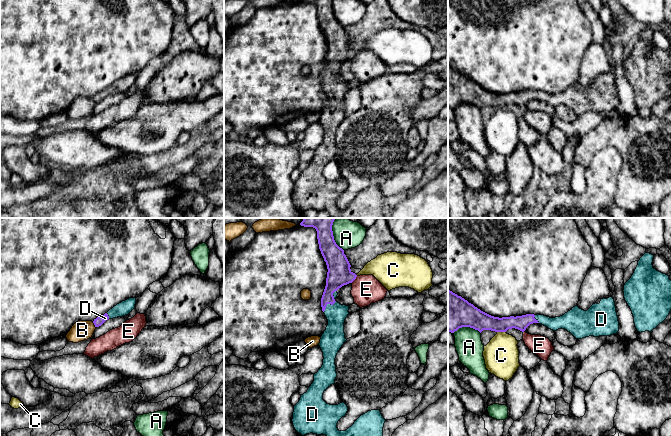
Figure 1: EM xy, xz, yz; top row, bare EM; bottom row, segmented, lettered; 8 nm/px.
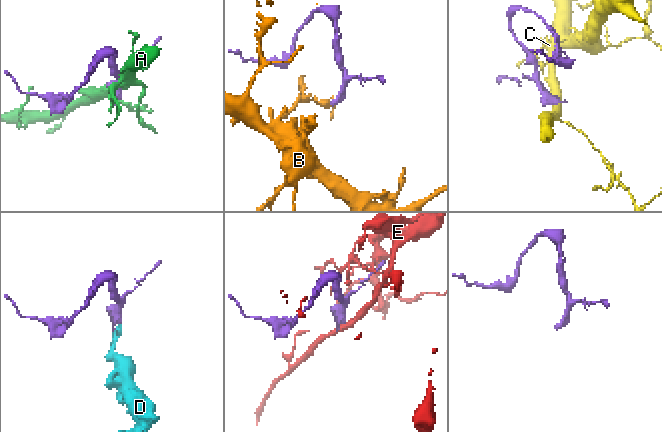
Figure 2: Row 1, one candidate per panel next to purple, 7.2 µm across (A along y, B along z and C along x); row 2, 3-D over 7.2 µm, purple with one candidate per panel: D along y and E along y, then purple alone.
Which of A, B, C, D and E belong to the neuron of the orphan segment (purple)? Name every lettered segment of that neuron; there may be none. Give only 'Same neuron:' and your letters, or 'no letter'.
Same neuron: D

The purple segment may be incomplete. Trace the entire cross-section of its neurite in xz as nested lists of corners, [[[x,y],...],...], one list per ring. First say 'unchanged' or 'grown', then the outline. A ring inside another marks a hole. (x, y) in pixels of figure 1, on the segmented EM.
grown; [[[304,218],[300,223],[304,227],[313,227],[317,231],[319,249],[327,265],[326,286],[321,298],[321,307],[328,325],[321,336],[319,346],[323,352],[323,365],[314,374],[314,381],[307,392],[301,395],[294,406],[293,426],[302,436],[317,434],[326,436],[383,436],[385,419],[380,410],[371,410],[361,415],[346,431],[339,431],[338,421],[348,411],[342,402],[338,405],[327,404],[323,400],[324,391],[335,384],[337,377],[335,358],[347,340],[344,322],[348,316],[349,306],[336,301],[337,290],[352,283],[357,275],[350,269],[351,265],[333,236],[334,218]]]

